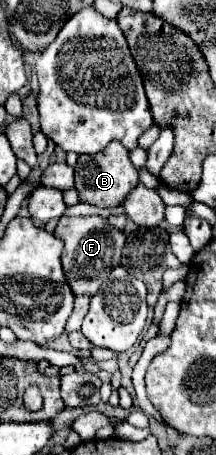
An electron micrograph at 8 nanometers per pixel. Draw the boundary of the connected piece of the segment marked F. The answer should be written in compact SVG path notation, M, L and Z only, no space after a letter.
M61 216L55 228L55 236L65 242L61 260L63 260L63 270L69 280L69 286L73 288L73 294L93 296L103 284L103 280L109 276L109 272L115 266L119 266L125 234L115 226L111 226L101 216Z

